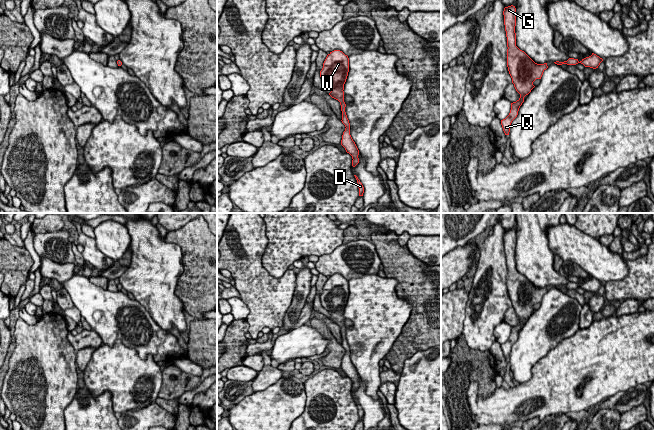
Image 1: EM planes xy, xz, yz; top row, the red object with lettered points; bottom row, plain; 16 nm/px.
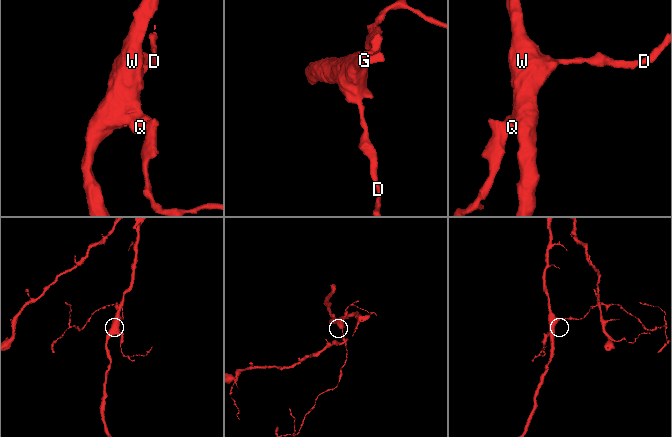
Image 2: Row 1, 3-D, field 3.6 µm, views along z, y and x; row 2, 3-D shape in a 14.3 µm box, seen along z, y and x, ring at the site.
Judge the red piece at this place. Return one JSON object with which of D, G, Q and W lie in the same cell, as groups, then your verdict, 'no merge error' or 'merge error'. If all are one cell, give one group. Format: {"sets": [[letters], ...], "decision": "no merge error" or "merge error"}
{"sets": [["D", "G", "Q", "W"]], "decision": "no merge error"}

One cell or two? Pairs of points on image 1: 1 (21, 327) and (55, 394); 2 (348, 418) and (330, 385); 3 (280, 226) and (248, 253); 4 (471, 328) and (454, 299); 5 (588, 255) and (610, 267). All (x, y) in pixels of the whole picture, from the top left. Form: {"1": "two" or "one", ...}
{"1": "one", "2": "one", "3": "two", "4": "two", "5": "one"}

